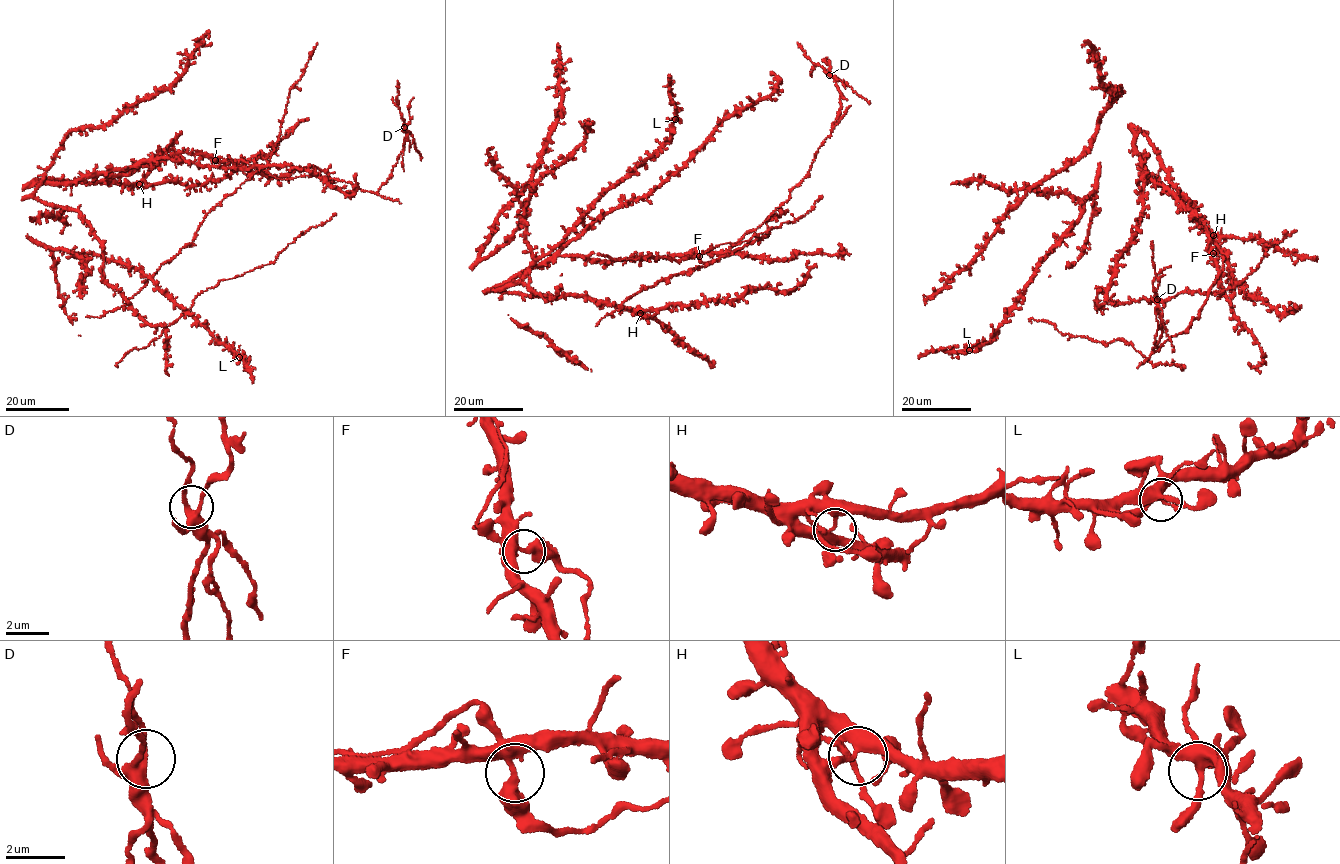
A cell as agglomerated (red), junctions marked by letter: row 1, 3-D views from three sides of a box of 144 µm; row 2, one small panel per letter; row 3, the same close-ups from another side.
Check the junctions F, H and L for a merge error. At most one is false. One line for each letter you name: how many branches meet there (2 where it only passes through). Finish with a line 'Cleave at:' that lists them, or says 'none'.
F: Branches: 4
Cleave at: F

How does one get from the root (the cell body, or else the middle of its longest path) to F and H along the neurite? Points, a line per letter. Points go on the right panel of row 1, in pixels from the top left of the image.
F: (1150, 176), (1199, 218), (1209, 235), (1213, 253)
H: (1150, 176), (1132, 144), (1133, 127), (1153, 145), (1171, 181), (1213, 235)

